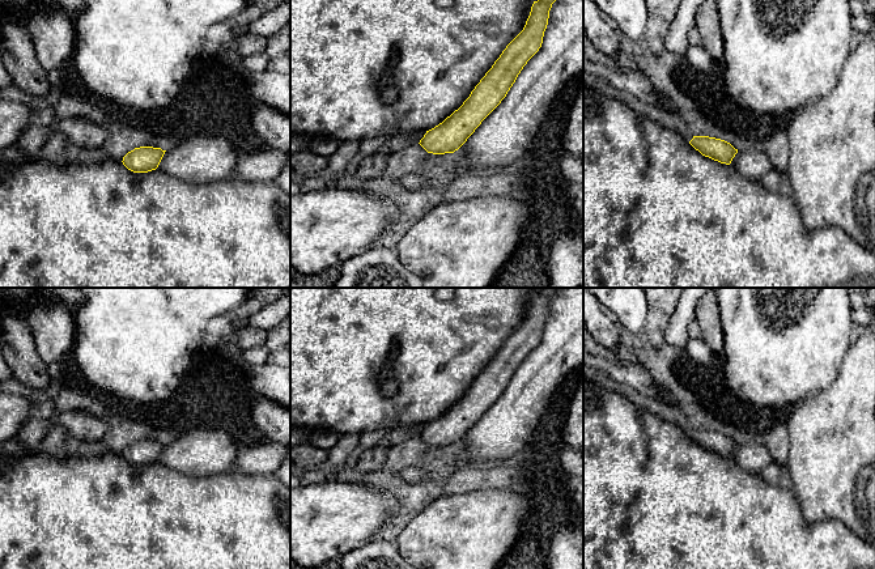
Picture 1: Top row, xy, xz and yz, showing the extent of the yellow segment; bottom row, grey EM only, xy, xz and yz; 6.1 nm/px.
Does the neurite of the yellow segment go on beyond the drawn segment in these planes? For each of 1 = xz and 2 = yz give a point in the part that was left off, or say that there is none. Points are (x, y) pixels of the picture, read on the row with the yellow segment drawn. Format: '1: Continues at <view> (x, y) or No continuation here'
1: No continuation here
2: No continuation here

